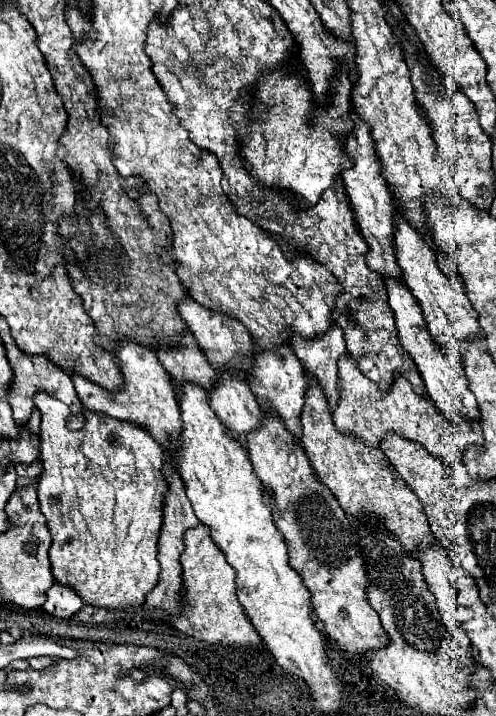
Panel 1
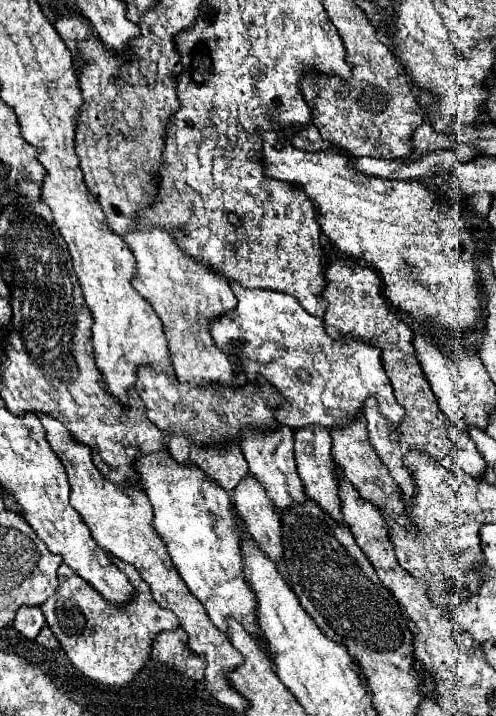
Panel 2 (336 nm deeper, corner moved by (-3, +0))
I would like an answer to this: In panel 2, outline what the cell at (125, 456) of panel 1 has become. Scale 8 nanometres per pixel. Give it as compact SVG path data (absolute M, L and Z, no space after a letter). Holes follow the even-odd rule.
M113 558L113 562L117 562L117 568L127 574L137 592L127 606L117 608L109 604L85 580L81 580L81 576L69 570L67 564L61 564L59 586L55 594L41 606L41 612L71 664L79 672L103 686L125 686L145 668L157 634L163 630L177 630L179 620L173 616L173 612L163 610L153 600L147 582L133 566L117 558Z

